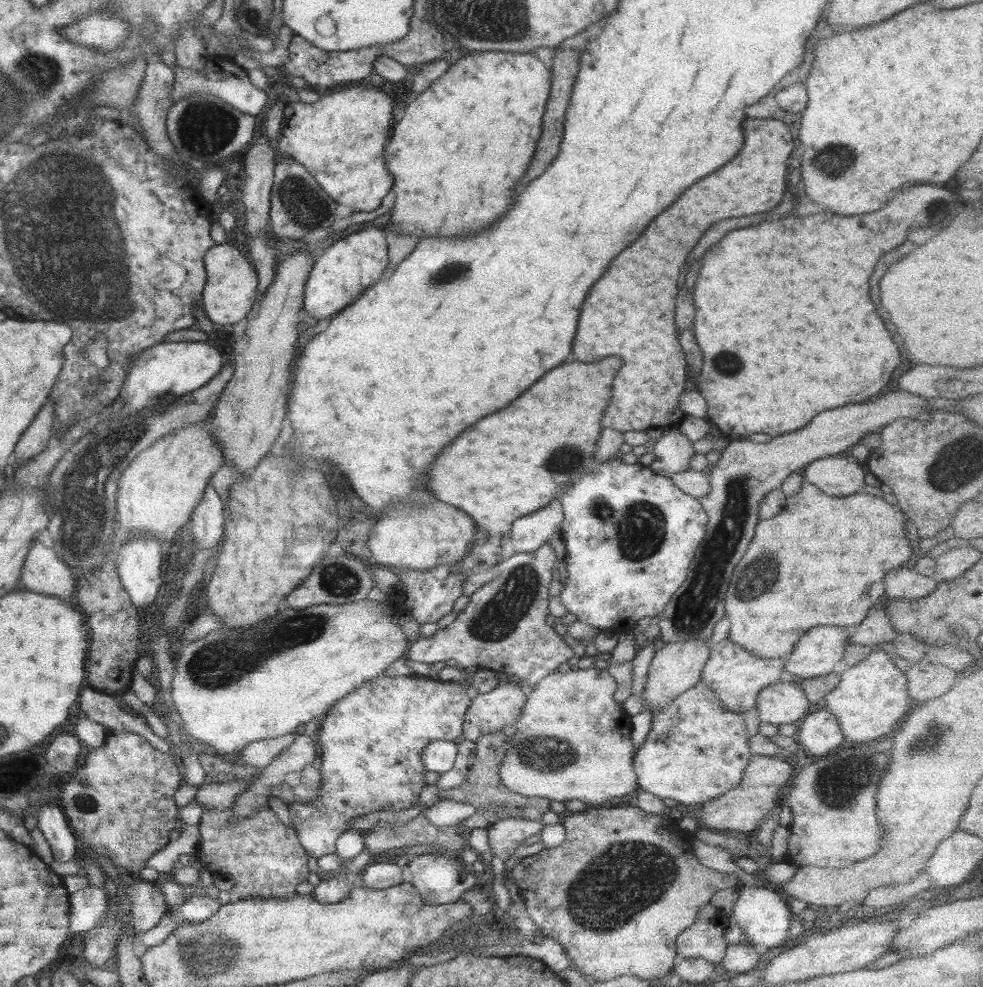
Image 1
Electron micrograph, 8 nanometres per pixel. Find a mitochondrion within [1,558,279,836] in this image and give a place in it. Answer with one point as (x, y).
(86, 803)

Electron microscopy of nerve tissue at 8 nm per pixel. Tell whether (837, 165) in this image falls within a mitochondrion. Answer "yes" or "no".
yes

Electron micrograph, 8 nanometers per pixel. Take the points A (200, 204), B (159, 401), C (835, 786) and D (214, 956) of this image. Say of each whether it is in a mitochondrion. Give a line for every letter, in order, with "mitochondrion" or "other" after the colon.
A: other
B: mitochondrion
C: mitochondrion
D: mitochondrion

